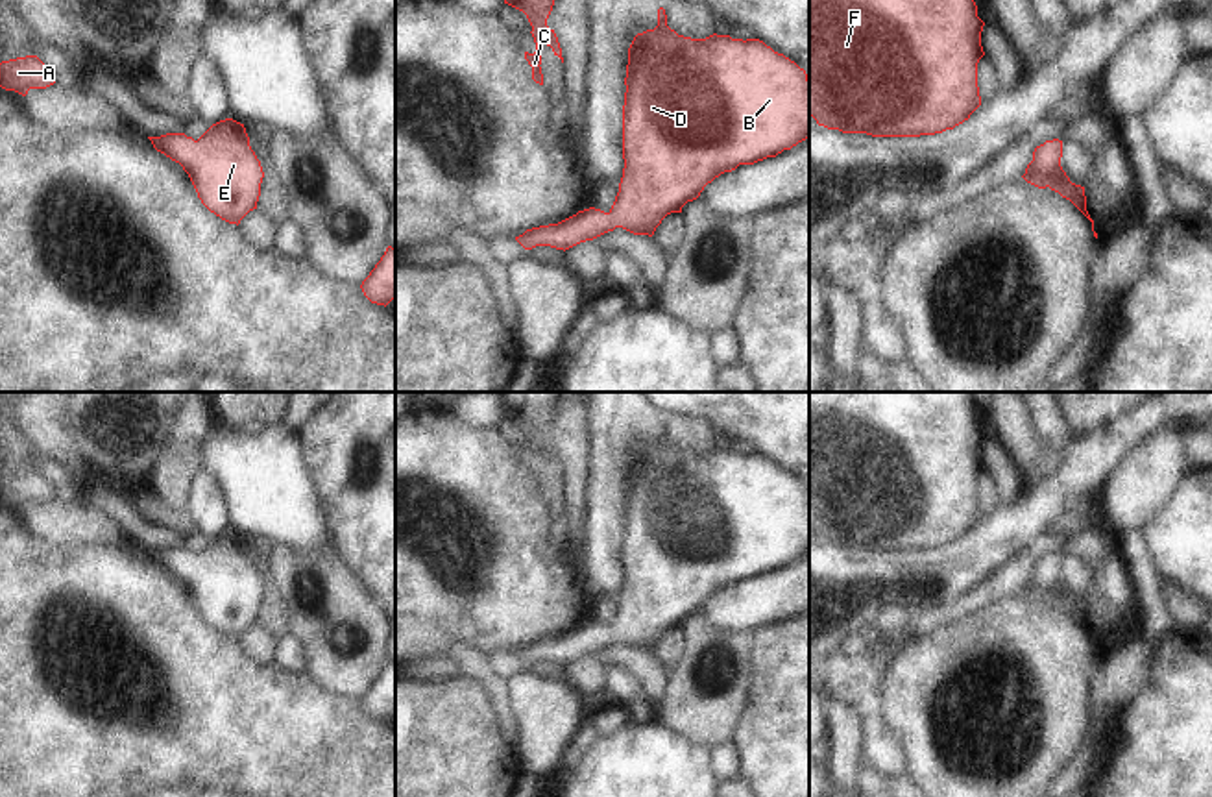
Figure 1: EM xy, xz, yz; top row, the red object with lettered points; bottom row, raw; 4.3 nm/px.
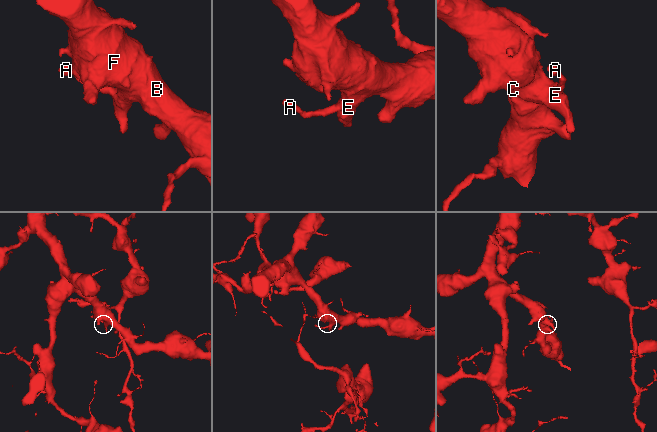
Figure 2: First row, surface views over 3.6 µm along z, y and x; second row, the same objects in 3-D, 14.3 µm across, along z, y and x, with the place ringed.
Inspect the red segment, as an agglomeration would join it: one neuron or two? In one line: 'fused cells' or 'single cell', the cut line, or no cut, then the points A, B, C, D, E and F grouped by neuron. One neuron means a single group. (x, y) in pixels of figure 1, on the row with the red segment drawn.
single cell; no cut; A B C D E F

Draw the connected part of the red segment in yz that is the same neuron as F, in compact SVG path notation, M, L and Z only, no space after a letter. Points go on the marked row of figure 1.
M809 0L809 115L828 129L872 137L920 137L953 129L981 105L977 63L985 55L983 26L974 0Z

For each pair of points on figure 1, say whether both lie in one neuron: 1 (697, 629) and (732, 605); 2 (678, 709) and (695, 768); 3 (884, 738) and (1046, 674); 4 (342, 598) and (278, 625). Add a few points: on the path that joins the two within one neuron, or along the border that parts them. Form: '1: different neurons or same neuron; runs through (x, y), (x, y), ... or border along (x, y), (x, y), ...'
1: different neurons; border along (697, 613), (714, 627), (747, 633)
2: different neurons; border along (653, 718), (710, 747)
3: different neurons; border along (880, 716), (900, 746), (909, 775)
4: different neurons; border along (272, 581), (290, 631)

